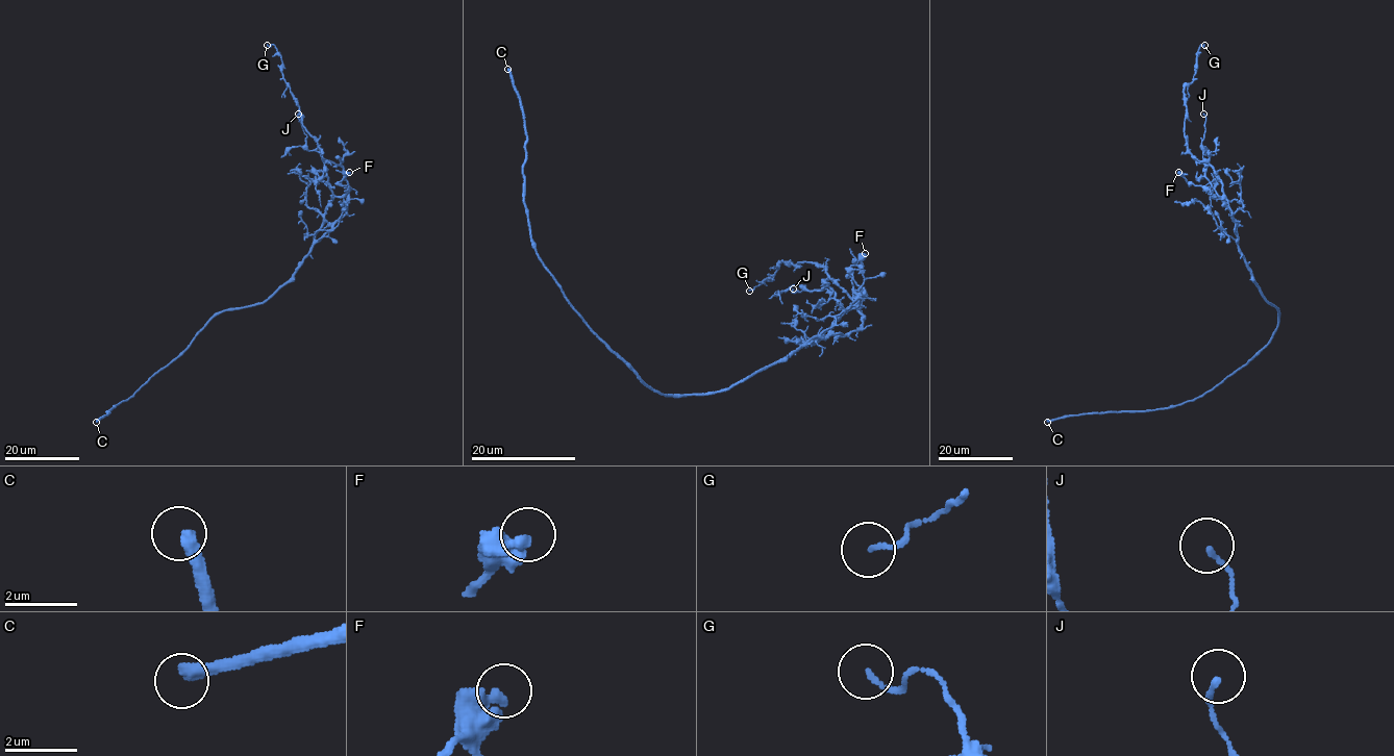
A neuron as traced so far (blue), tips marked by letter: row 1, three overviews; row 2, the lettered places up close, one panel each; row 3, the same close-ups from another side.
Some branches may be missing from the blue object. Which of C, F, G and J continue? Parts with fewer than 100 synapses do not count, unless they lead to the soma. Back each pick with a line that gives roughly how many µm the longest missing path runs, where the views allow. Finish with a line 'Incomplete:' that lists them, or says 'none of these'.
C: Missing length about 80 µm
Incomplete: C

